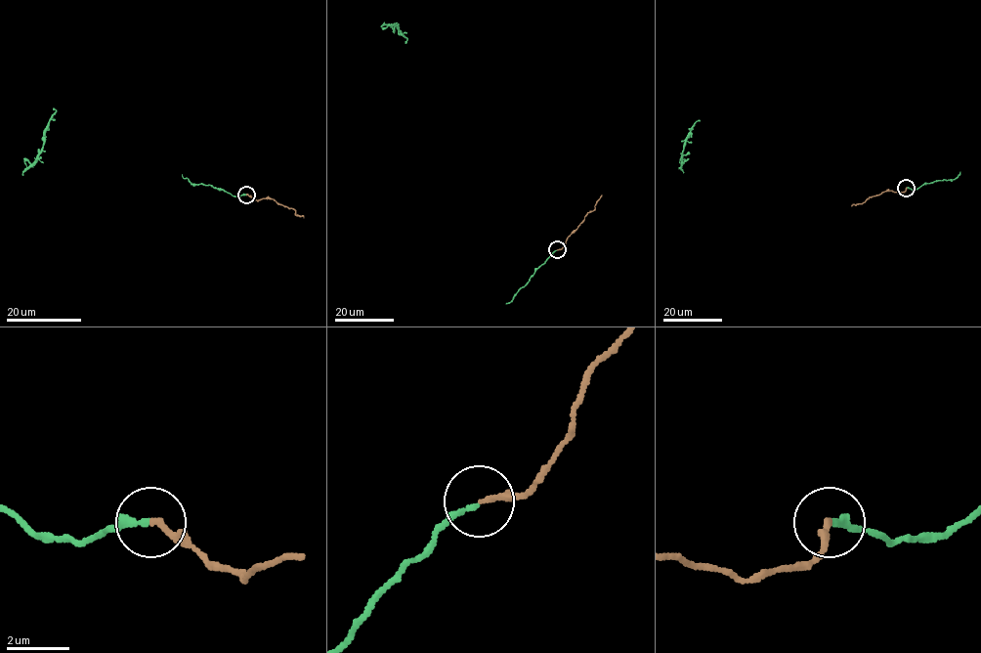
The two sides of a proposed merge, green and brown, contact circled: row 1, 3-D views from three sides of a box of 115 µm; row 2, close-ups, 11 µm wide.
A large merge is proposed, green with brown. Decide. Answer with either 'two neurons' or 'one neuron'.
one neuron

